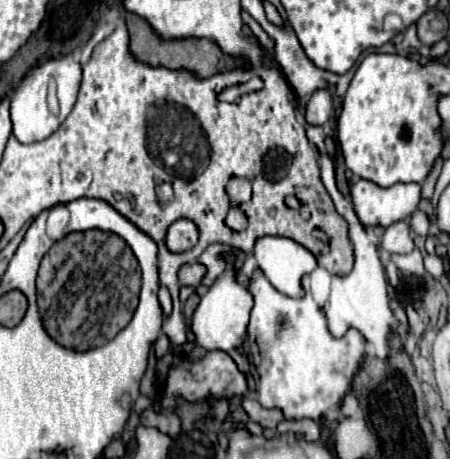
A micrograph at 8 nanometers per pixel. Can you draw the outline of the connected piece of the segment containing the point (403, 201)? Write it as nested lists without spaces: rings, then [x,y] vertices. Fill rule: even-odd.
[[[359,180],[351,186],[351,198],[355,206],[357,218],[365,226],[391,226],[393,222],[407,222],[409,216],[417,210],[417,204],[421,200],[421,186],[419,184],[395,184],[391,188],[381,188],[369,180]]]

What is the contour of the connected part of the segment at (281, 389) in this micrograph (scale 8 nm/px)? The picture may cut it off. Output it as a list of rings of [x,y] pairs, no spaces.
[[[259,268],[253,270],[247,290],[253,294],[255,304],[251,308],[247,337],[243,342],[245,350],[251,356],[251,362],[257,370],[257,400],[263,408],[281,408],[285,420],[303,420],[311,418],[319,424],[333,424],[339,416],[341,400],[351,392],[353,376],[365,362],[365,338],[361,332],[351,330],[351,342],[339,342],[327,330],[325,314],[309,292],[309,276],[303,278],[303,298],[291,298],[277,292]]]

